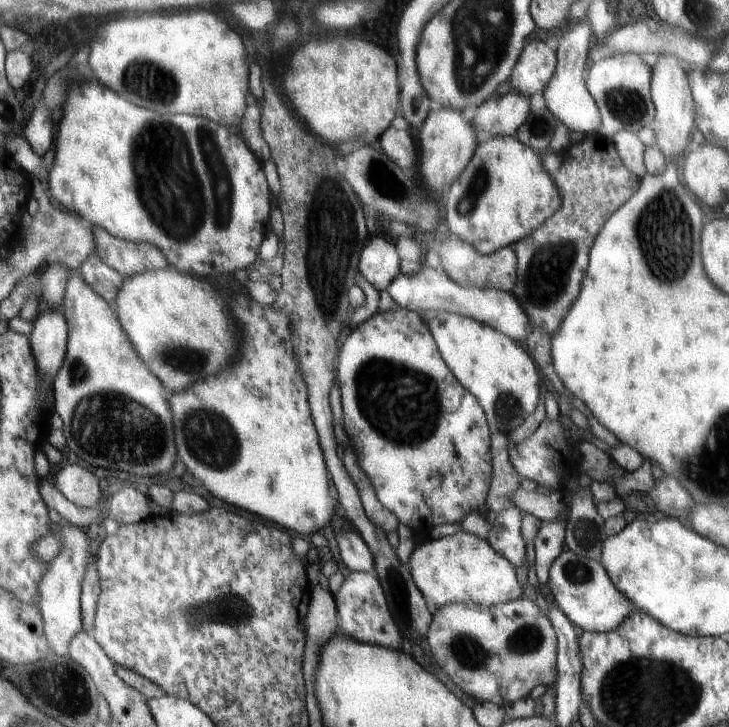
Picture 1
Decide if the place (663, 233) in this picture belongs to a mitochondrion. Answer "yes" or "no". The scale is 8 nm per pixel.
yes

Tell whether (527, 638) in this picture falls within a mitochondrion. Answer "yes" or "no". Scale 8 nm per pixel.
yes

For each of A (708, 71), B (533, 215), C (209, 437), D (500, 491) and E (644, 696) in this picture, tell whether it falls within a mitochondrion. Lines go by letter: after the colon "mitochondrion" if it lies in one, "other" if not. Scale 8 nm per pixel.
A: other
B: other
C: mitochondrion
D: other
E: mitochondrion

